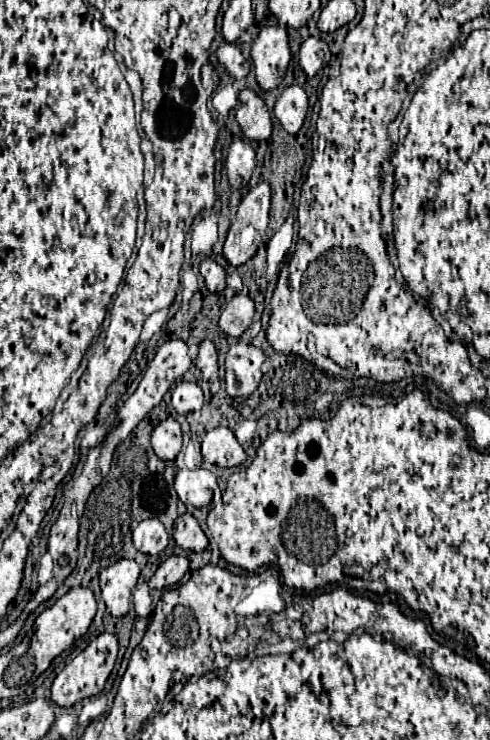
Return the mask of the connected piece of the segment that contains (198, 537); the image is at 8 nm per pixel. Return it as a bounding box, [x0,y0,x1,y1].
[174,513,208,551]

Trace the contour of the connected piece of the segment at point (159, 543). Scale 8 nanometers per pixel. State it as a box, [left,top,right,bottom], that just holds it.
[132,519,168,555]

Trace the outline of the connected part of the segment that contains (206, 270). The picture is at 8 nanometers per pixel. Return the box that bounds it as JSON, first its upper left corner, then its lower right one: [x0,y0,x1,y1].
[200,257,226,293]

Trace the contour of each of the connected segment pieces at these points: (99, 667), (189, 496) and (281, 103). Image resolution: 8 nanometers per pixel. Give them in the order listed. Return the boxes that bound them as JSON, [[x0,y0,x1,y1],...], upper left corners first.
[[52,633,118,705],[174,467,218,509],[274,85,308,133]]

